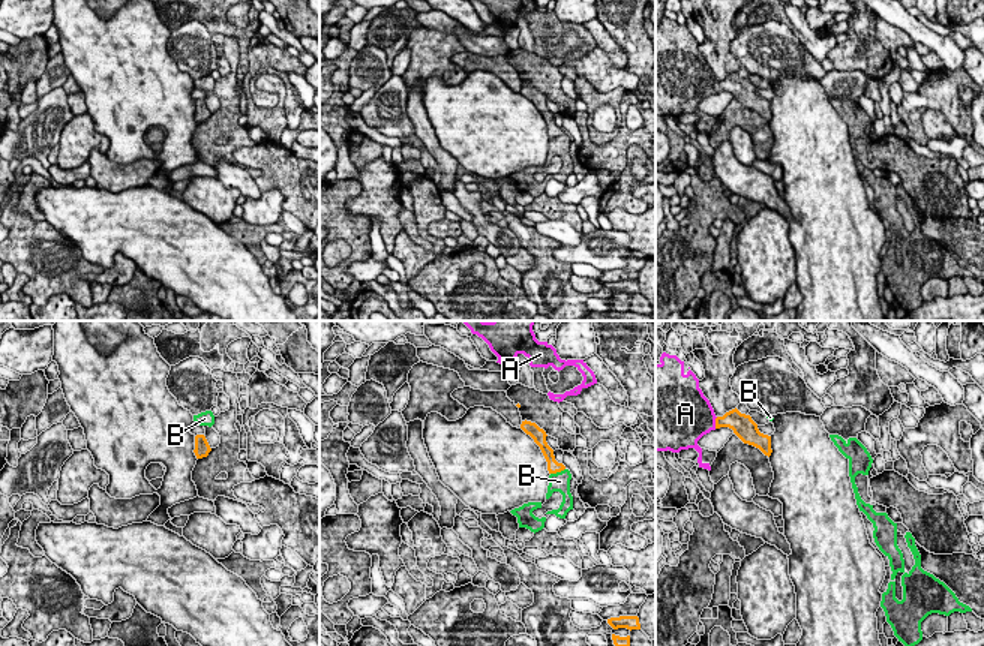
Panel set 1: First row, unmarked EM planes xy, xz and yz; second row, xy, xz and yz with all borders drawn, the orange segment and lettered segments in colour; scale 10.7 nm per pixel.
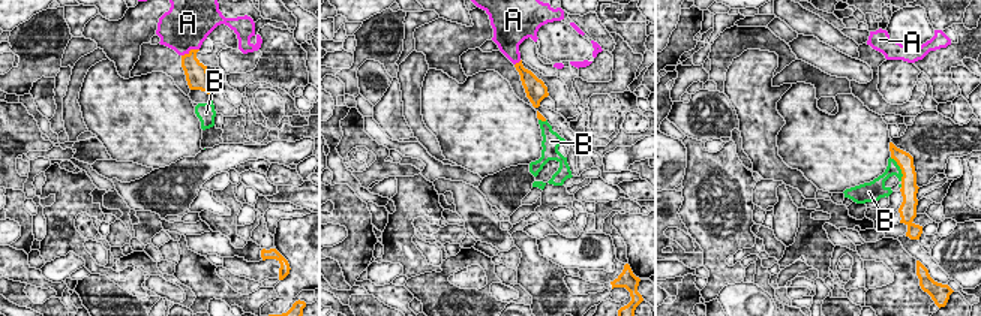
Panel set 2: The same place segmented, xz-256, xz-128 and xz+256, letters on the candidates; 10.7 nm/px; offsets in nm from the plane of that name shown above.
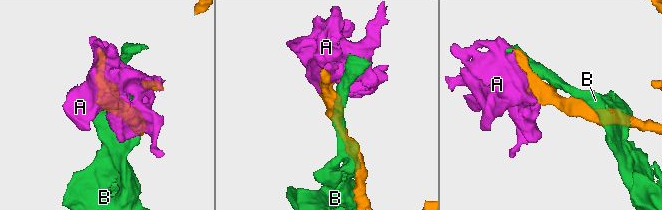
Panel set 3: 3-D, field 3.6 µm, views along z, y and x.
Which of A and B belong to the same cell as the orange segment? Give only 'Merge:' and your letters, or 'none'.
Merge: A

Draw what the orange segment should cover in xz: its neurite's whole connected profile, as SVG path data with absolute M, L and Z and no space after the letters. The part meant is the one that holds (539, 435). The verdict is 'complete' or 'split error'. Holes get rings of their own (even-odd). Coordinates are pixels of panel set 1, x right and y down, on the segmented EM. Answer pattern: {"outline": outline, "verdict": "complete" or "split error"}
{"outline": "M522 421L520 429L530 435L534 442L540 447L546 462L548 462L548 471L549 474L556 474L566 469L562 463L558 463L554 456L554 450L546 442L546 432L540 429L536 423L531 421Z", "verdict": "complete"}

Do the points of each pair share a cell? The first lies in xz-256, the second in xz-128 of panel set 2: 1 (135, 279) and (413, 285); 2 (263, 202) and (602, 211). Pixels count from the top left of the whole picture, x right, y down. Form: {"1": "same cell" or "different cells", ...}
{"1": "different cells", "2": "same cell"}

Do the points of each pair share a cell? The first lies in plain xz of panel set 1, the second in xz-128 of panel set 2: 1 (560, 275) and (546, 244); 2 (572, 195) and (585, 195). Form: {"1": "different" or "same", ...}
{"1": "different", "2": "same"}

